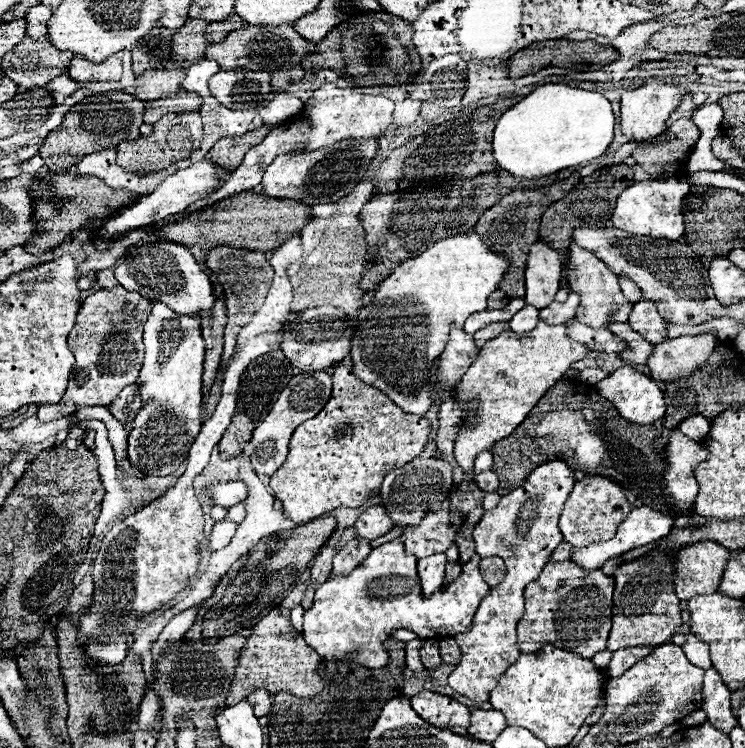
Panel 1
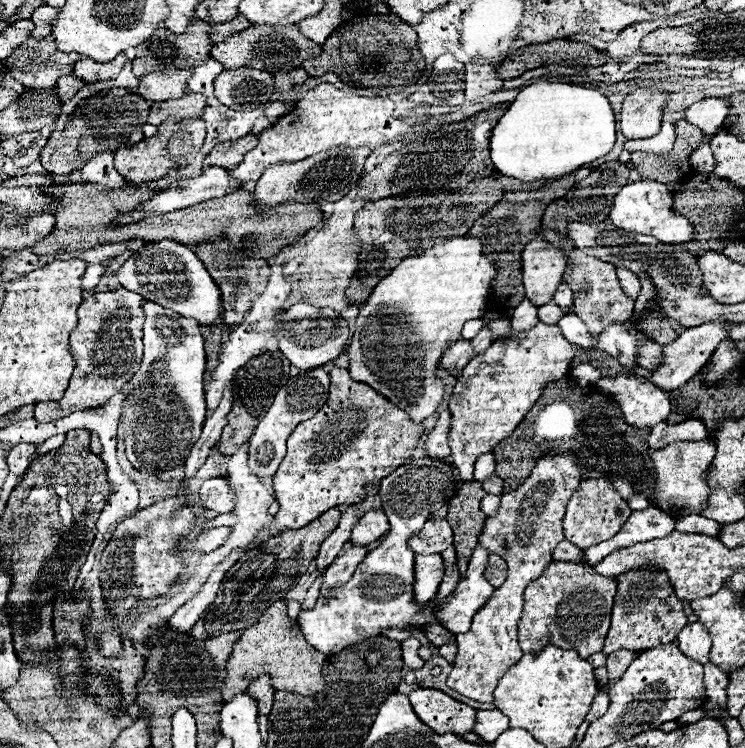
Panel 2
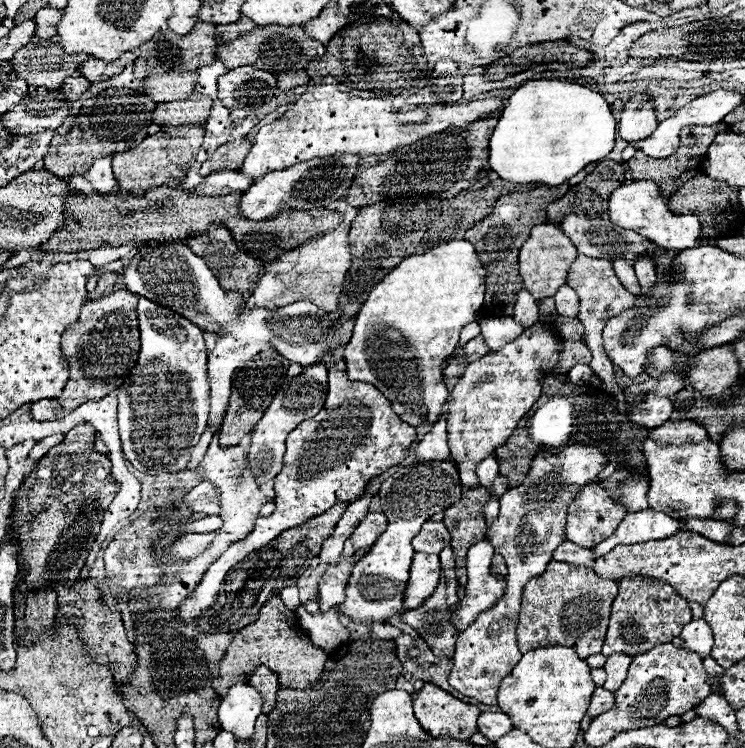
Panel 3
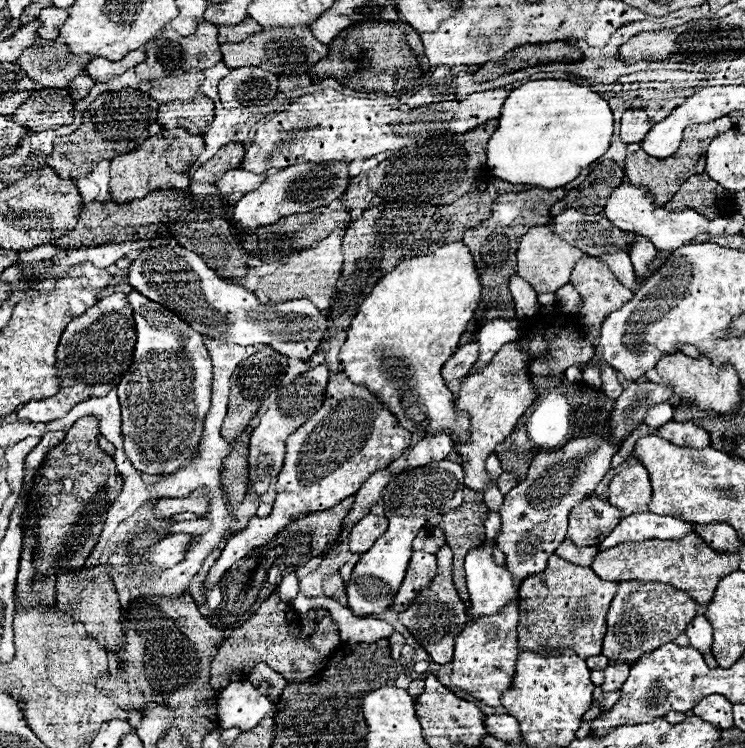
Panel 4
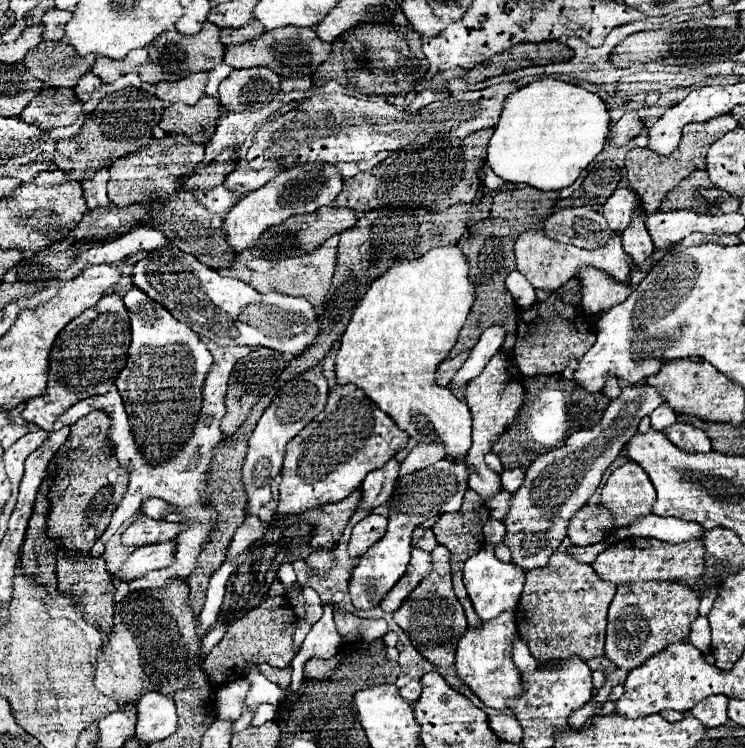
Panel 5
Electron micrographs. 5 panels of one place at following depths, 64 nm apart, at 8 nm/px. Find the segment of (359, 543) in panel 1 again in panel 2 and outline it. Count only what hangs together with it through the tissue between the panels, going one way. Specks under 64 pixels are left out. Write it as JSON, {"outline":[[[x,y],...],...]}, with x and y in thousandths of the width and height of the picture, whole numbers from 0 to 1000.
{"outline":[[[472,727],[472,733],[467,733],[459,743],[454,743],[446,757],[440,757],[440,762],[435,765],[435,781],[432,789],[438,786],[448,786],[448,781],[456,781],[462,775],[472,773],[472,765],[478,762],[478,757],[491,746],[491,733],[489,730],[478,730]]]}

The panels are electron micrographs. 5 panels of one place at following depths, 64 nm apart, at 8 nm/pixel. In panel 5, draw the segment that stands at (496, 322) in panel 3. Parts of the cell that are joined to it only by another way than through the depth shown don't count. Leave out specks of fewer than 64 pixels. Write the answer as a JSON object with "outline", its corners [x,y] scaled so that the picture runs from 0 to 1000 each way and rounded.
{"outline":[[[668,433],[652,439],[647,444],[642,460],[634,465],[628,484],[612,497],[612,503],[608,504],[601,519],[620,519],[620,516],[626,516],[628,508],[634,508],[634,503],[642,503],[652,492],[655,481],[674,465],[677,452],[679,452],[679,439],[674,439]]]}

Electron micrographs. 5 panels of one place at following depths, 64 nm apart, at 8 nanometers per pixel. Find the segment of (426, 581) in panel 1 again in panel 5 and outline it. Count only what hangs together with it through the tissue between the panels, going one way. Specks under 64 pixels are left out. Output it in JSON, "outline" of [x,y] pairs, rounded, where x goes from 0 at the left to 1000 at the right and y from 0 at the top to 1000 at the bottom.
{"outline":[[[553,733],[553,749],[548,754],[545,767],[537,773],[537,778],[521,791],[521,797],[515,799],[515,805],[510,807],[510,813],[515,818],[529,818],[532,813],[540,810],[540,802],[545,802],[558,783],[580,765],[580,743],[569,735]]]}

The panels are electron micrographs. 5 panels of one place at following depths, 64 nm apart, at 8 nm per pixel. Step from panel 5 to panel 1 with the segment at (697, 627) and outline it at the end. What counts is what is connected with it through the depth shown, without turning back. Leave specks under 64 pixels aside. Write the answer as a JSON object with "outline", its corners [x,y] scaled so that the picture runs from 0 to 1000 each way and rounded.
{"outline":[[[929,845],[923,848],[923,856],[921,861],[915,864],[918,874],[926,877],[926,885],[937,893],[945,893],[950,896],[953,893],[953,872],[950,872],[950,861],[945,861],[942,856],[937,856]]]}

